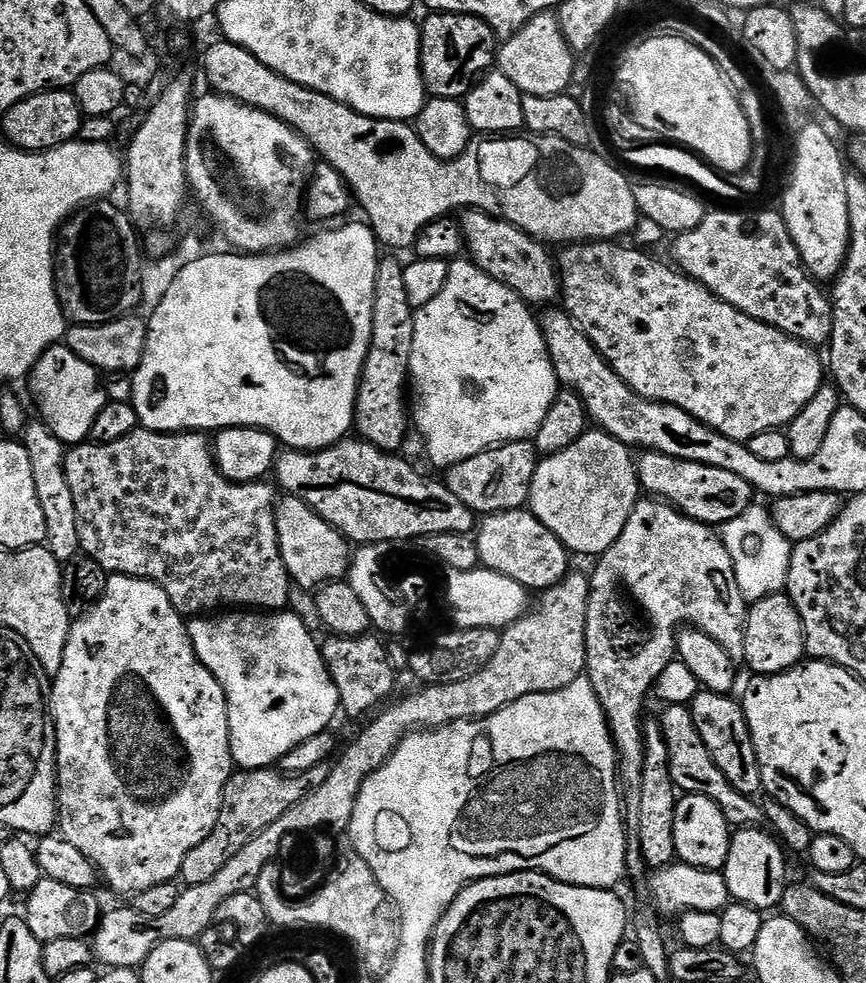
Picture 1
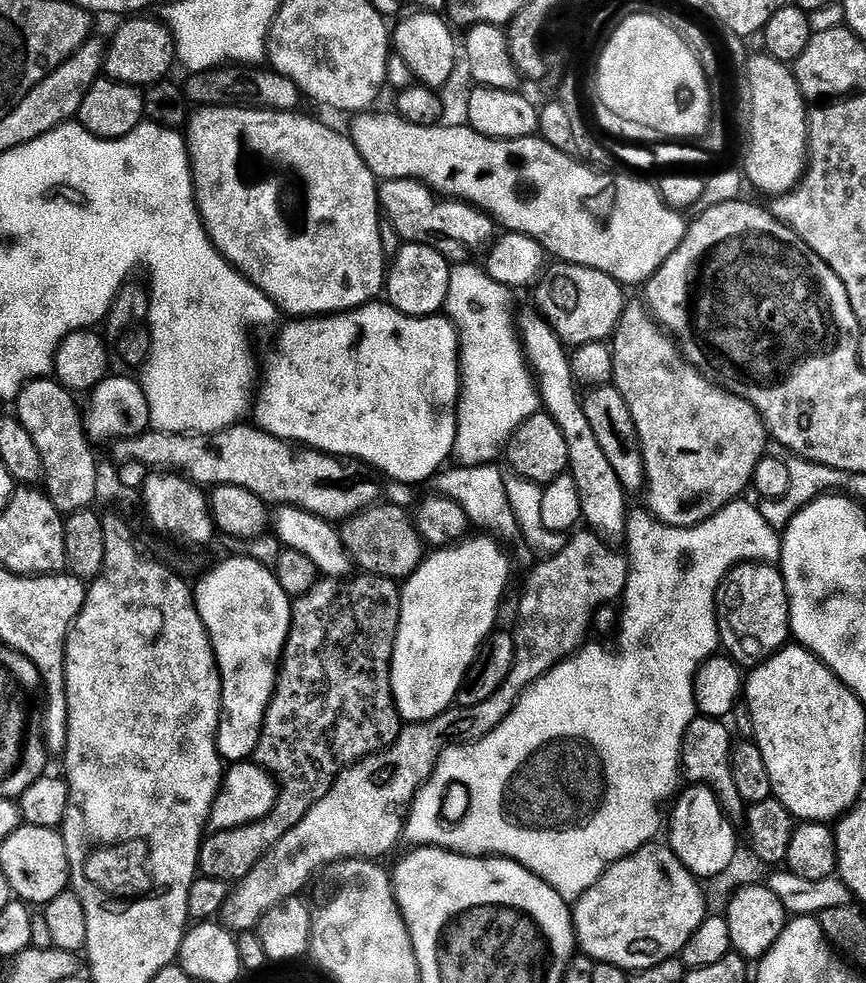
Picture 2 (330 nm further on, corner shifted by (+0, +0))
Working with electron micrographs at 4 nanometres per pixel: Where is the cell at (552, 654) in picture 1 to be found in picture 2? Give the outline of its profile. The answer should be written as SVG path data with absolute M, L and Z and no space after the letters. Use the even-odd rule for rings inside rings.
M456 706L448 709L447 712L436 716L422 724L409 723L401 731L399 738L392 747L384 752L379 752L374 756L369 756L366 760L361 760L359 764L354 764L350 768L344 769L340 776L332 784L332 789L318 801L312 809L282 838L274 845L268 853L256 863L254 870L246 874L231 889L229 901L225 904L222 913L222 920L233 933L239 934L252 929L259 929L262 918L274 906L282 902L299 897L300 892L323 868L328 868L331 864L336 864L339 860L352 860L351 862L376 862L384 856L396 843L400 836L405 835L406 825L408 823L408 814L410 805L416 796L423 789L424 785L431 781L435 771L436 763L443 756L443 750L438 750L438 742L446 736L440 732L446 730L444 722L448 726L458 726L458 720L462 716L456 714Z

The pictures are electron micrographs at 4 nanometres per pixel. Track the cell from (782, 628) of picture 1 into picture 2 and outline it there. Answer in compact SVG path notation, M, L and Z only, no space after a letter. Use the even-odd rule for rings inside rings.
M772 562L737 564L722 588L722 616L728 619L733 634L741 636L746 643L761 648L764 654L779 652L789 643L792 627L784 573Z

